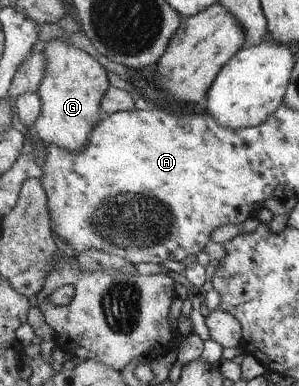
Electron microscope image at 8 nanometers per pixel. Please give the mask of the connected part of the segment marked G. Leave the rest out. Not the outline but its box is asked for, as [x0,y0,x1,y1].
[36,39,110,153]

